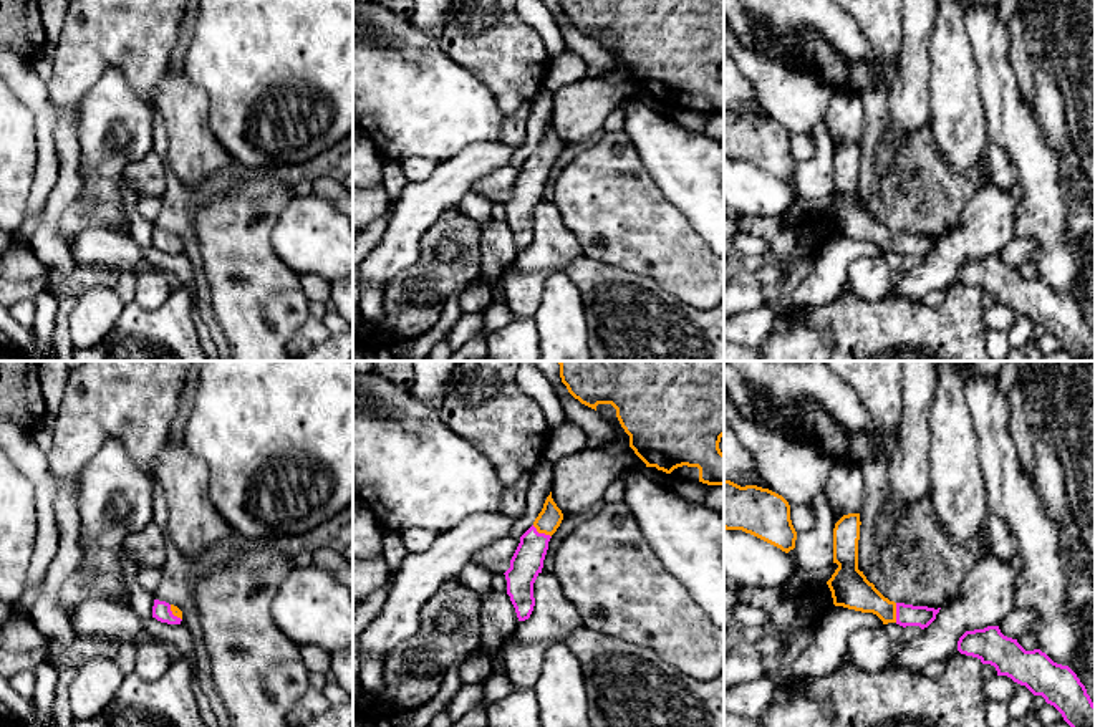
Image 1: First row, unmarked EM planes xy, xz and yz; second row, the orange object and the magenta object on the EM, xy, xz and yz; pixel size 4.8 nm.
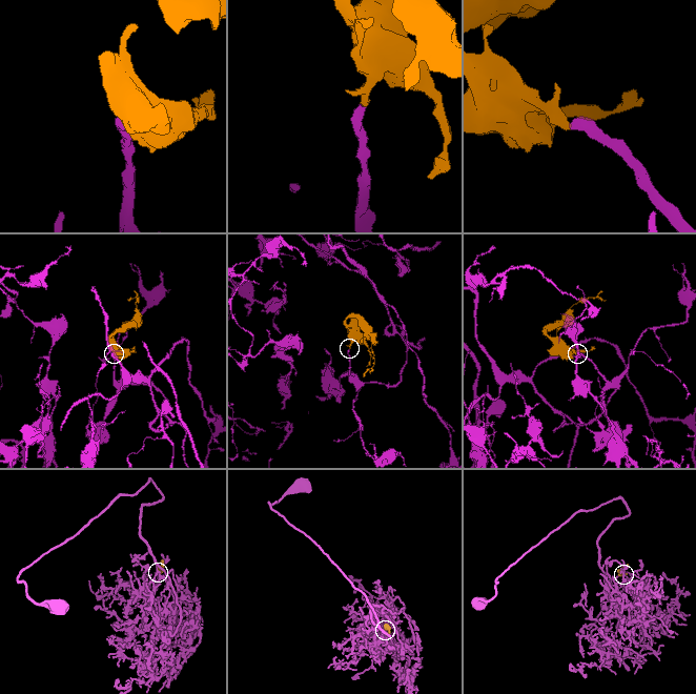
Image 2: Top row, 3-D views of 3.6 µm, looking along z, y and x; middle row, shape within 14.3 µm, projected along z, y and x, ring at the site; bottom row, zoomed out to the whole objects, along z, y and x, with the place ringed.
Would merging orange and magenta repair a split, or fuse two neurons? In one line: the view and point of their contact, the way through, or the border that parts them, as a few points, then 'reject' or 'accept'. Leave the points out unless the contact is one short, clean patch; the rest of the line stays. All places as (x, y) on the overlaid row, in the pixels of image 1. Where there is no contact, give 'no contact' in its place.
xz (542, 532) | across xz (550, 517), (542, 532), (535, 539), (527, 562) | accept

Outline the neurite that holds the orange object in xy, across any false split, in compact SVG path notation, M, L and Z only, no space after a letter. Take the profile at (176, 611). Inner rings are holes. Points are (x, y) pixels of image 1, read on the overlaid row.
M154 599L152 618L167 624L181 624L182 611L174 604Z

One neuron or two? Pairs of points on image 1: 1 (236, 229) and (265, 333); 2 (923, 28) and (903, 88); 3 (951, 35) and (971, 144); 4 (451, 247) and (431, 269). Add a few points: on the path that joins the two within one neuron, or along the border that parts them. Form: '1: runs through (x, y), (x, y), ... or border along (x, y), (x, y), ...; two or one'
1: runs through (237, 255), (259, 307); one
2: runs through (915, 43), (913, 73); one
3: runs through (953, 62), (956, 118); one
4: border along (461, 247), (451, 260), (441, 260), (434, 254); two

